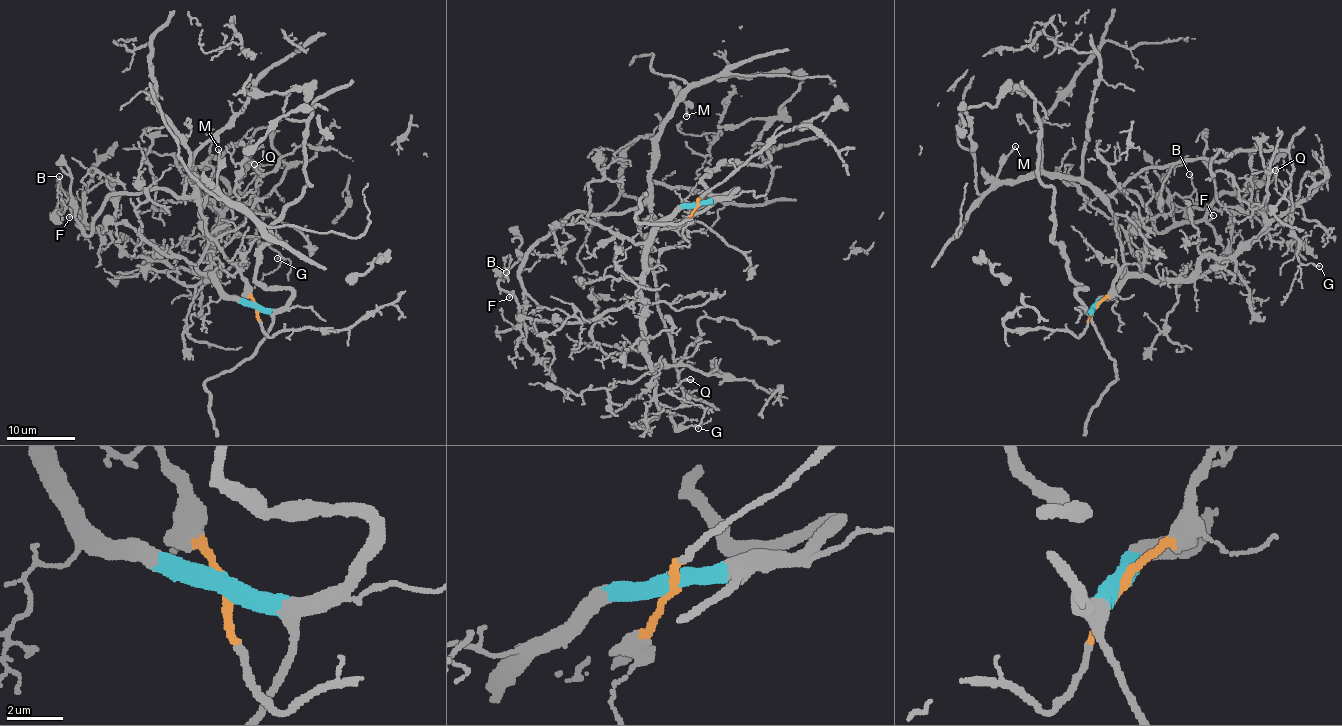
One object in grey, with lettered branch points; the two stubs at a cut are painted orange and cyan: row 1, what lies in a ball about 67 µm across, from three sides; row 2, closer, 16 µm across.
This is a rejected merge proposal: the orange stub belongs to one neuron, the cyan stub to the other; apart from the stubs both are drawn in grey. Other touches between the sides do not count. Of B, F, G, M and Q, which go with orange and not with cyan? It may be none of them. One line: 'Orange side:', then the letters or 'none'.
Orange side: G, M

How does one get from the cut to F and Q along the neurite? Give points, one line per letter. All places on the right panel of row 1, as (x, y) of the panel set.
F: (1096, 306), (1128, 277), (1195, 279), (1229, 258), (1231, 213), (1227, 210), (1211, 208), (1206, 211), (1213, 215)
Q: (1096, 306), (1128, 277), (1187, 279), (1204, 257), (1235, 257), (1292, 204), (1276, 191), (1276, 170)

